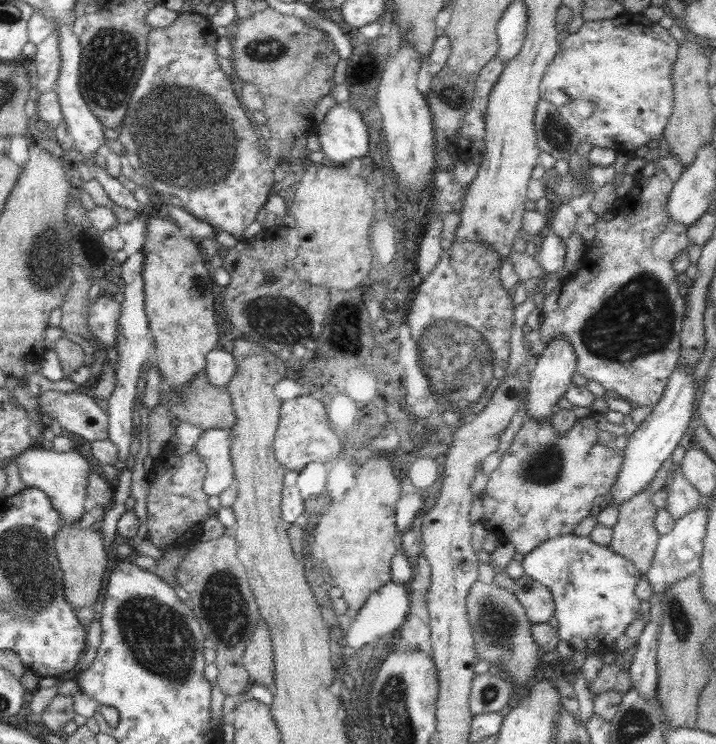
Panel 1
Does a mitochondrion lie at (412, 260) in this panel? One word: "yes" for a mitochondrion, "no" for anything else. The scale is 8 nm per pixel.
no

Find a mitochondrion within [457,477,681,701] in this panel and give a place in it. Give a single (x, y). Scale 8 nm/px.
(497, 626)

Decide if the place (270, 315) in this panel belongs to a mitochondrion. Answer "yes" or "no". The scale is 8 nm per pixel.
yes

